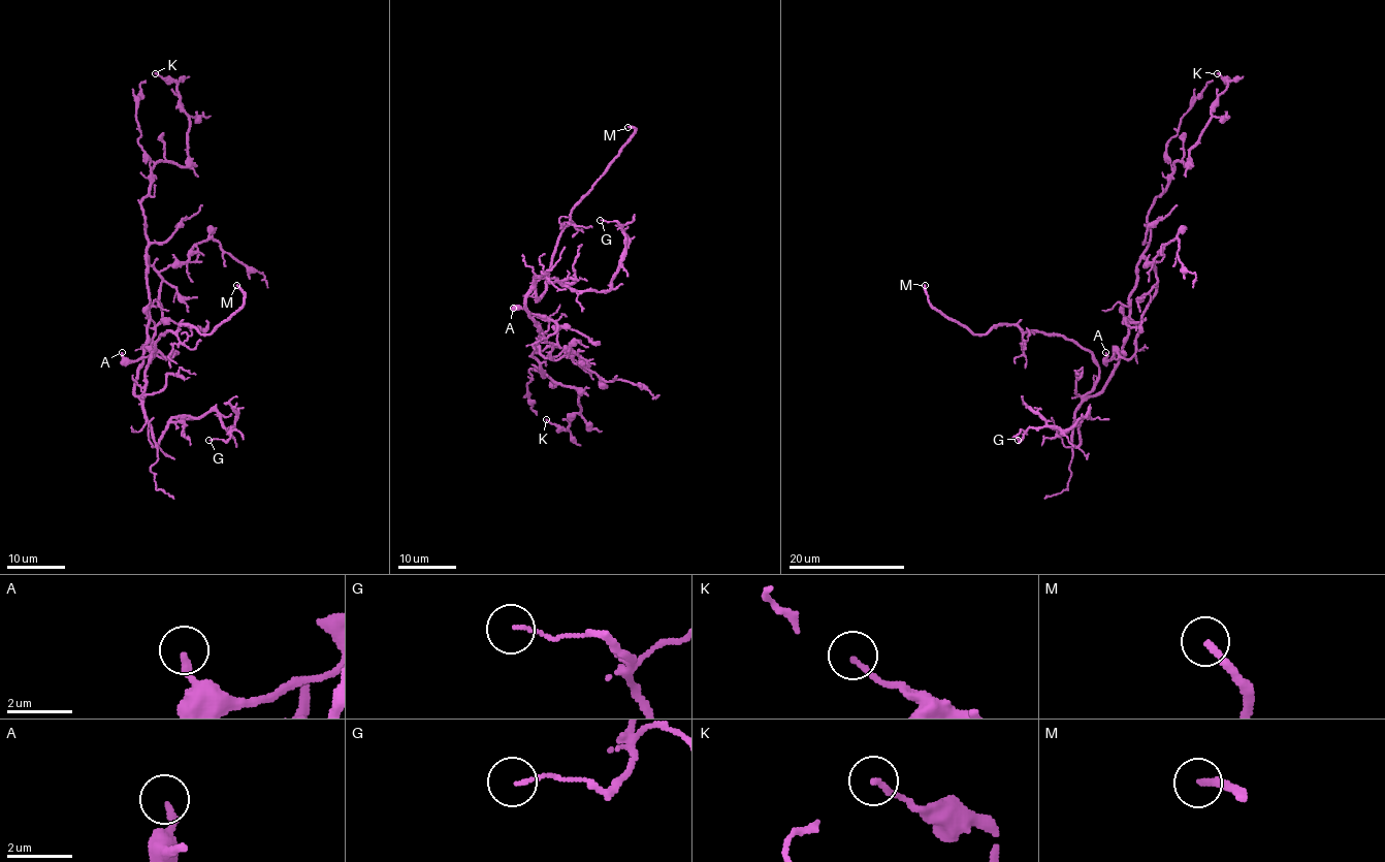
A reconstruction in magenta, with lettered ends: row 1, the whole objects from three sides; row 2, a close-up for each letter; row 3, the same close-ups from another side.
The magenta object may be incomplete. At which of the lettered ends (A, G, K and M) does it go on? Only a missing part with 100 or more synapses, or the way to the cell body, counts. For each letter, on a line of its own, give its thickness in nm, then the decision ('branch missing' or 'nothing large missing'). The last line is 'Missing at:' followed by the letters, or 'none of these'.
A: 200 nm thick; nothing large missing
G: 100 nm thick; nothing large missing
K: 150 nm thick; nothing large missing
M: 220 nm thick; branch missing
Missing at: M

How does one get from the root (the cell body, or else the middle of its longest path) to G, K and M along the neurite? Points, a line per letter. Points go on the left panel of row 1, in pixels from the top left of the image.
G: (147, 342), (134, 394), (154, 443), (172, 417), (215, 410), (226, 429), (234, 427), (225, 441), (208, 440)
K: (147, 342), (148, 236), (140, 200), (158, 162), (186, 165), (189, 128), (176, 84), (155, 73)
M: (147, 342), (136, 395), (143, 392), (145, 366), (159, 336), (180, 324), (208, 334), (244, 302), (236, 285)

